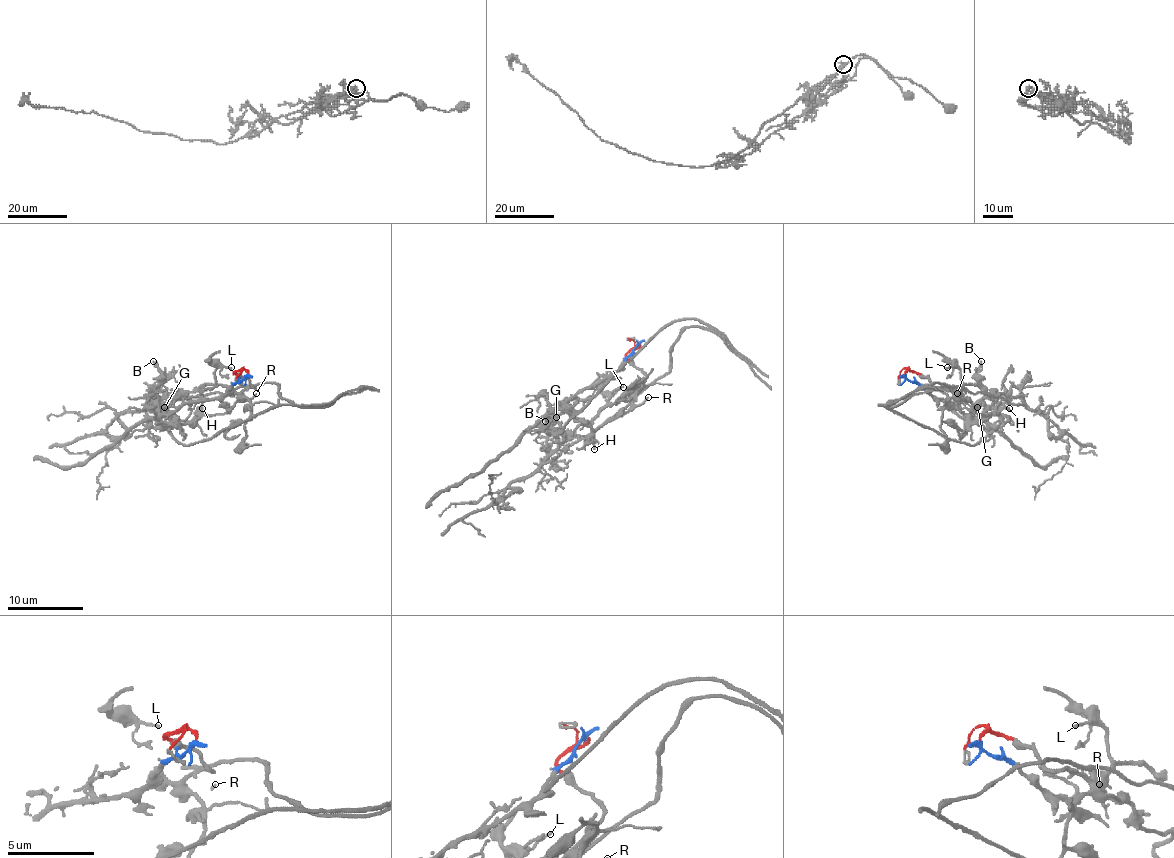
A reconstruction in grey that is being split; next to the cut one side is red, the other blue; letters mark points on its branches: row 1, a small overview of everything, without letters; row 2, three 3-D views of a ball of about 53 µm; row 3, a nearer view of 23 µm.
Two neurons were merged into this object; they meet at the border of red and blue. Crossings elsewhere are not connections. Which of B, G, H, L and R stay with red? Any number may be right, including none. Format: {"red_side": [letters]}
{"red_side": ["H", "L", "R"]}

